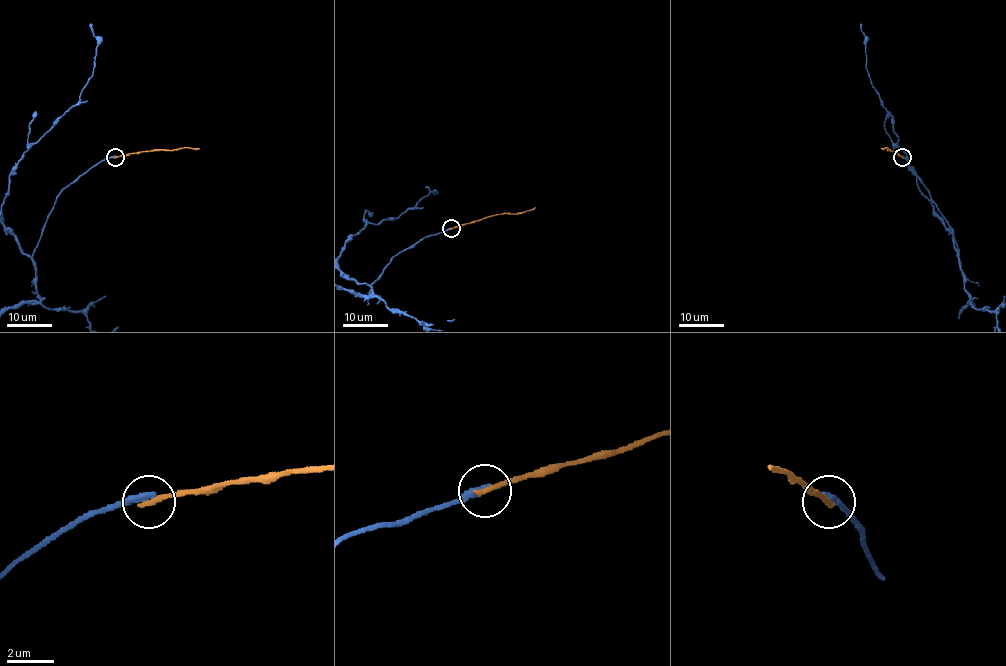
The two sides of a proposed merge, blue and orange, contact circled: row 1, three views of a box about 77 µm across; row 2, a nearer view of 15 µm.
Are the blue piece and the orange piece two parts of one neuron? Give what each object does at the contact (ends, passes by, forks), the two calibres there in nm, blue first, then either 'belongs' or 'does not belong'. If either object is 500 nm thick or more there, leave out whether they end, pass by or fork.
blue ends | orange ends | 340/260 nm | does not belong

